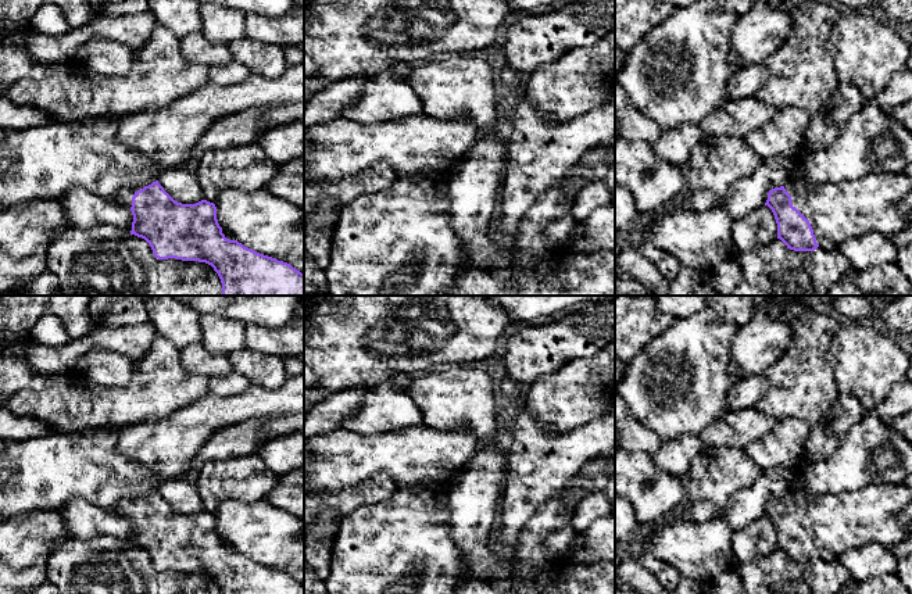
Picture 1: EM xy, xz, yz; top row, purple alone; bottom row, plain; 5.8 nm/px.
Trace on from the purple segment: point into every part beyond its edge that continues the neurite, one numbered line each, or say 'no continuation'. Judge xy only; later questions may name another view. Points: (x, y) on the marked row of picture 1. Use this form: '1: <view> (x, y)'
1: xy (125, 196)

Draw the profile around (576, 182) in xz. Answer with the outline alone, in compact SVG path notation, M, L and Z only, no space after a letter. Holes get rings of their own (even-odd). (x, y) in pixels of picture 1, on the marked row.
M573 175L568 180L566 193L575 200L575 197L580 192L580 189L584 187L587 183L590 183L590 182L583 175Z

